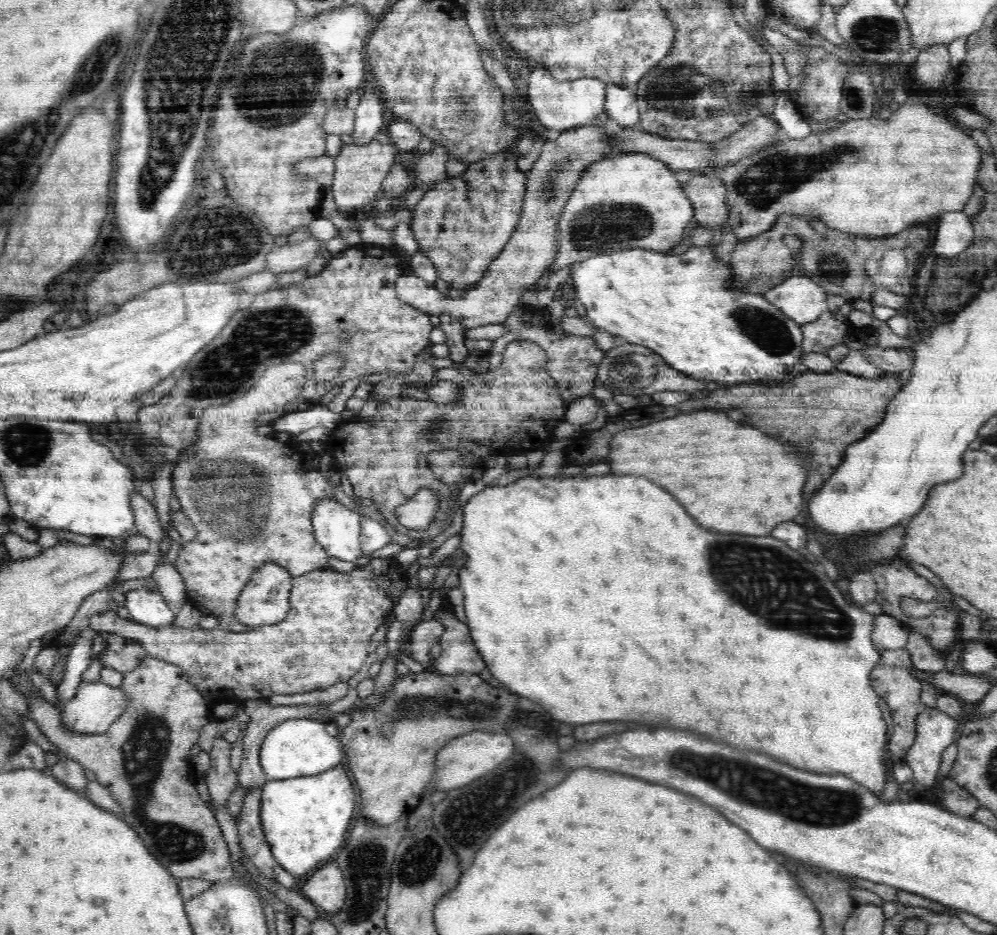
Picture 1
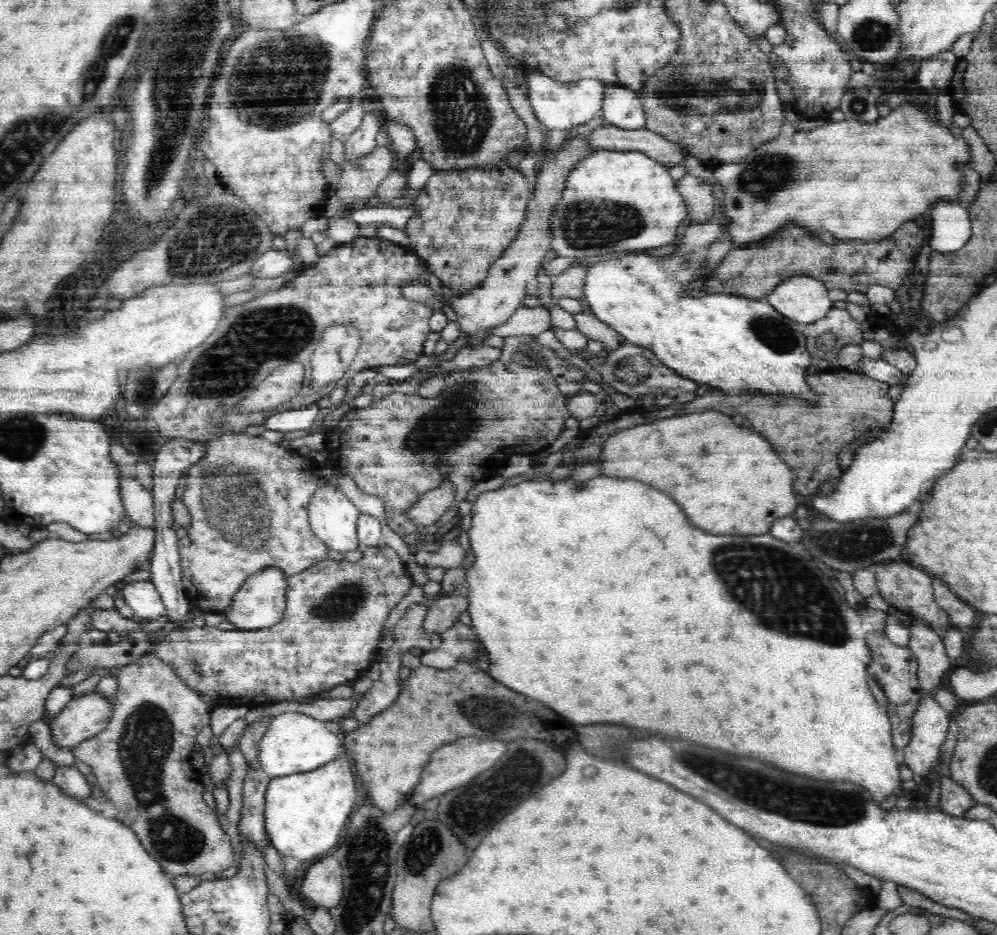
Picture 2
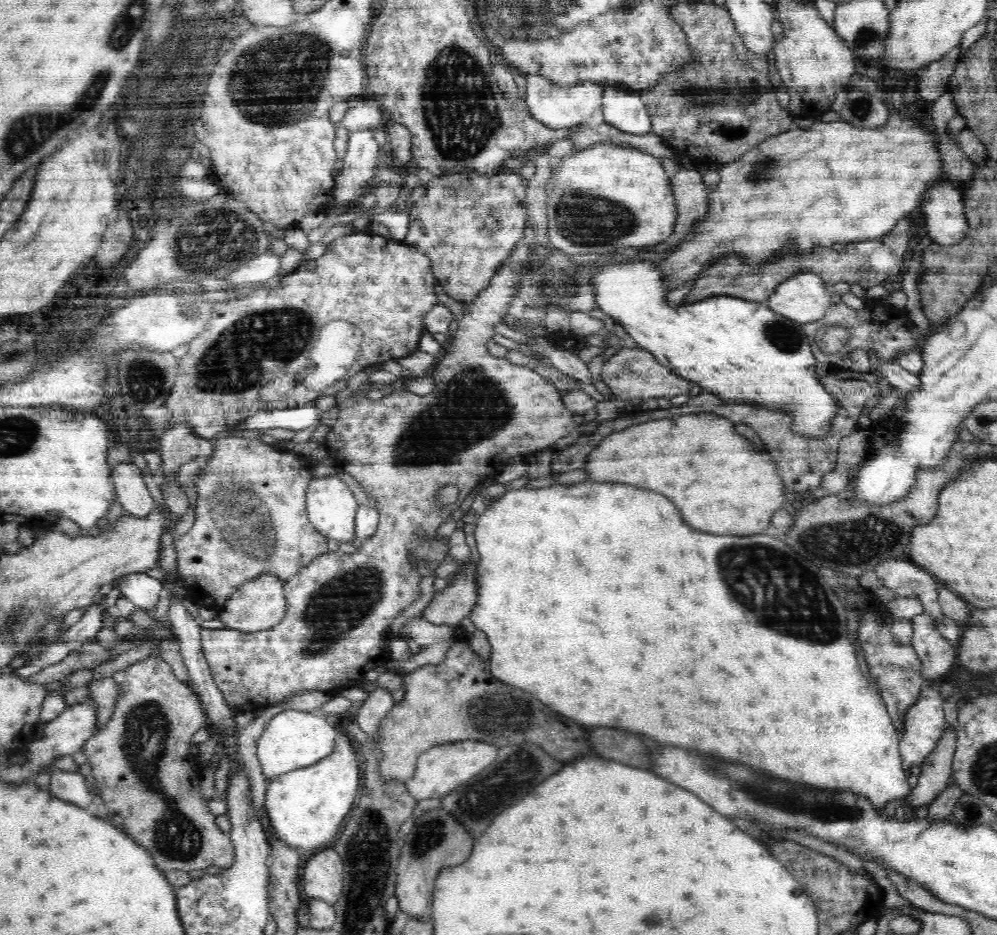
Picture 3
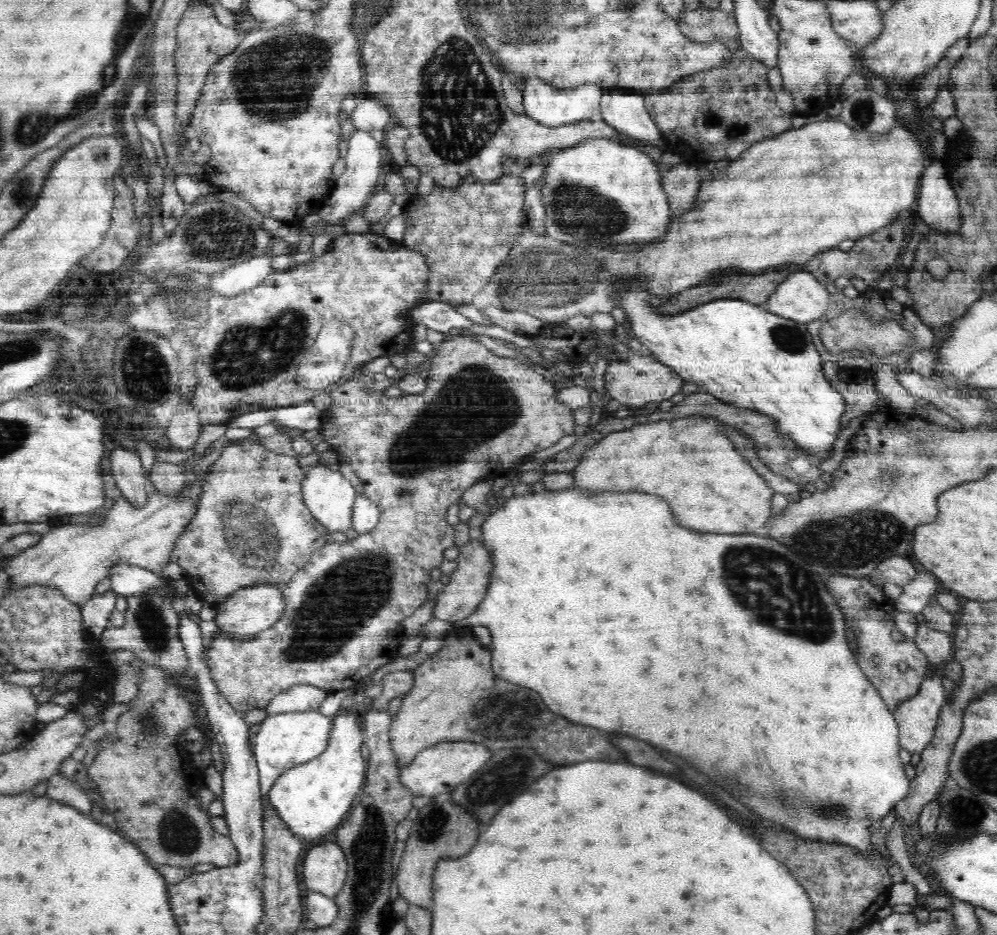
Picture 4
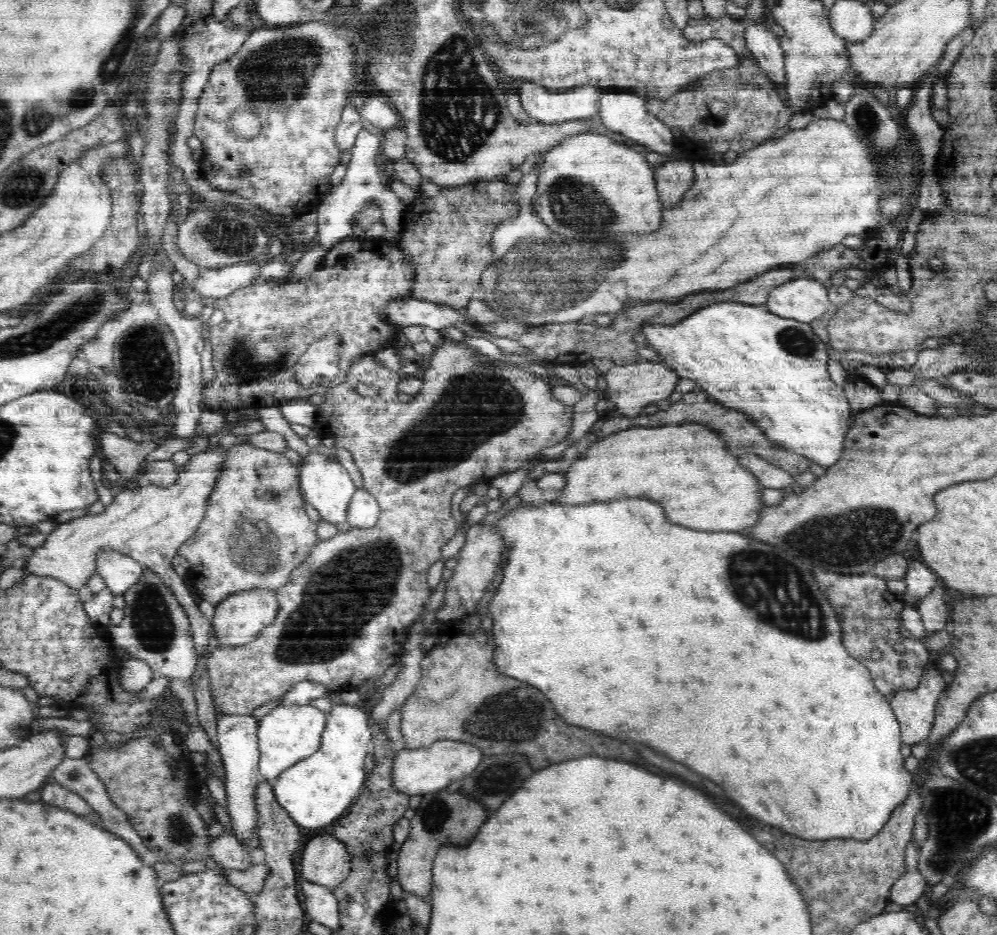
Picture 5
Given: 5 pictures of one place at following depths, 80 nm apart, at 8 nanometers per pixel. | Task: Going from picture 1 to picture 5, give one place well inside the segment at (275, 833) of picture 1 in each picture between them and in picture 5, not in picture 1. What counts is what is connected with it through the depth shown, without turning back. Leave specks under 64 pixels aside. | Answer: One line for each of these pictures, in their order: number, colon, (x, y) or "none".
2: (305, 812)
3: (306, 806)
4: (312, 798)
5: (315, 791)

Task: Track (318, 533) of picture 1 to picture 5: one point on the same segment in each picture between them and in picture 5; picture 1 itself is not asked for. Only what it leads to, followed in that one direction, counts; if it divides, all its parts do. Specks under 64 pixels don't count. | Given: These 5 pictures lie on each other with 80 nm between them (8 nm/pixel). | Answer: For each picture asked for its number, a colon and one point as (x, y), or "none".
2: (333, 518)
3: (331, 509)
4: (329, 497)
5: (325, 485)

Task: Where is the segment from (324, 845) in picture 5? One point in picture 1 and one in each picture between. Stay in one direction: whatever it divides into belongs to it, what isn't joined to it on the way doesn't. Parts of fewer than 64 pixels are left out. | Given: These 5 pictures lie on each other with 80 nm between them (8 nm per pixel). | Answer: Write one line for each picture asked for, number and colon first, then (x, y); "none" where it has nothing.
1: (327, 888)
2: (323, 884)
3: (324, 874)
4: (325, 869)

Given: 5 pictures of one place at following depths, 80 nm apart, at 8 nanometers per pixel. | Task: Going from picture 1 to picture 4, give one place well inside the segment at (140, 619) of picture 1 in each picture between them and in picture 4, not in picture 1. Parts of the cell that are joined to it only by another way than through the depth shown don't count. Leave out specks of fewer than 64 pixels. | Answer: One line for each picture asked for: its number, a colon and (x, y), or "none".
2: (144, 599)
3: (142, 590)
4: (127, 580)

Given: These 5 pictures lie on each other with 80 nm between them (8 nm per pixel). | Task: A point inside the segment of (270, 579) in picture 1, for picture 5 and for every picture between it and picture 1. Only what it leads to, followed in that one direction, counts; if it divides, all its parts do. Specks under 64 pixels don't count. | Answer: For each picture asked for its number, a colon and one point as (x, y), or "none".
2: (261, 602)
3: (258, 605)
4: (247, 612)
5: (238, 620)

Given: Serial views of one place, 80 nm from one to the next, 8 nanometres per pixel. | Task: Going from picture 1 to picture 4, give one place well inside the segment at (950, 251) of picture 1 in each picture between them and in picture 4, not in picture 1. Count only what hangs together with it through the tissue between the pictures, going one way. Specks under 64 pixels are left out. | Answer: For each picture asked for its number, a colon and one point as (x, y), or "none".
2: (951, 226)
3: (945, 219)
4: (938, 208)

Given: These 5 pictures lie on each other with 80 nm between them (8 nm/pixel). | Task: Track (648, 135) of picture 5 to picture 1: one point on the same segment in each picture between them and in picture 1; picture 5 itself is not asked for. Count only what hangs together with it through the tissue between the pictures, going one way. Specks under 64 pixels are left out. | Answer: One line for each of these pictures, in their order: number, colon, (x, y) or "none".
1: (620, 102)
2: (621, 107)
3: (626, 111)
4: (626, 113)

